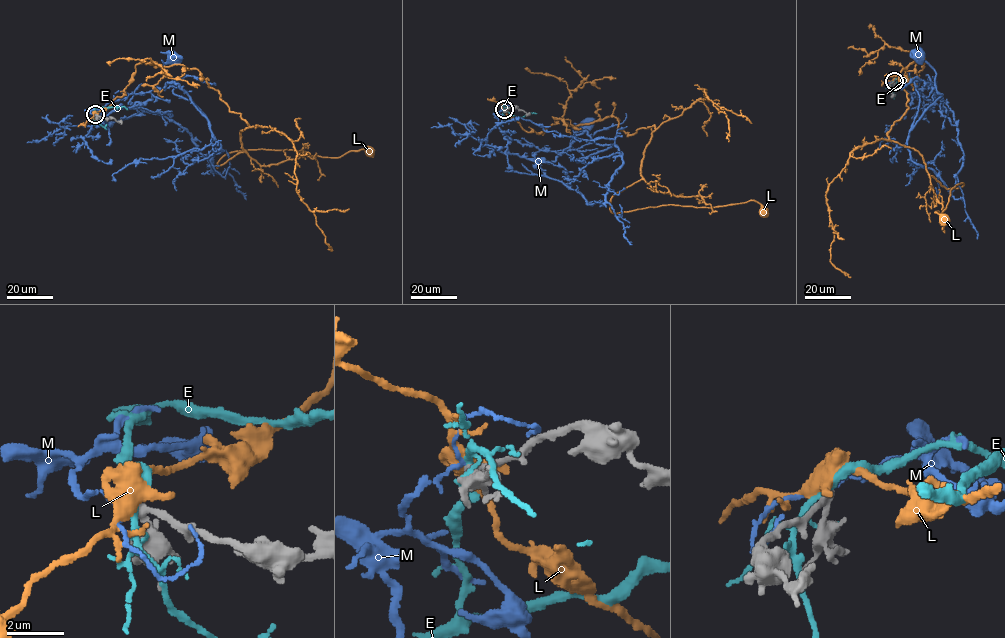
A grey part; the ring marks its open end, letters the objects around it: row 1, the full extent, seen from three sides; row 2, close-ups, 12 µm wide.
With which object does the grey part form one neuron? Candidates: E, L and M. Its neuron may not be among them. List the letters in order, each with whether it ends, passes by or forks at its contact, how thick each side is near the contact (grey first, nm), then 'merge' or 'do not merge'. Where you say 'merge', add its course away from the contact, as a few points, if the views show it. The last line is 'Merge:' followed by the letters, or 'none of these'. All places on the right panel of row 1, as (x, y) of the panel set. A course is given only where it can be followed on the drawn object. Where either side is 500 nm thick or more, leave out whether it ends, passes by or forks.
E: it forks; calibres 240 and 200 nm; do not merge
L: it forks; calibres 240 and 460 nm; do not merge
M: it passes by; calibres 240 and 110 nm; do not merge
Merge: none of these

